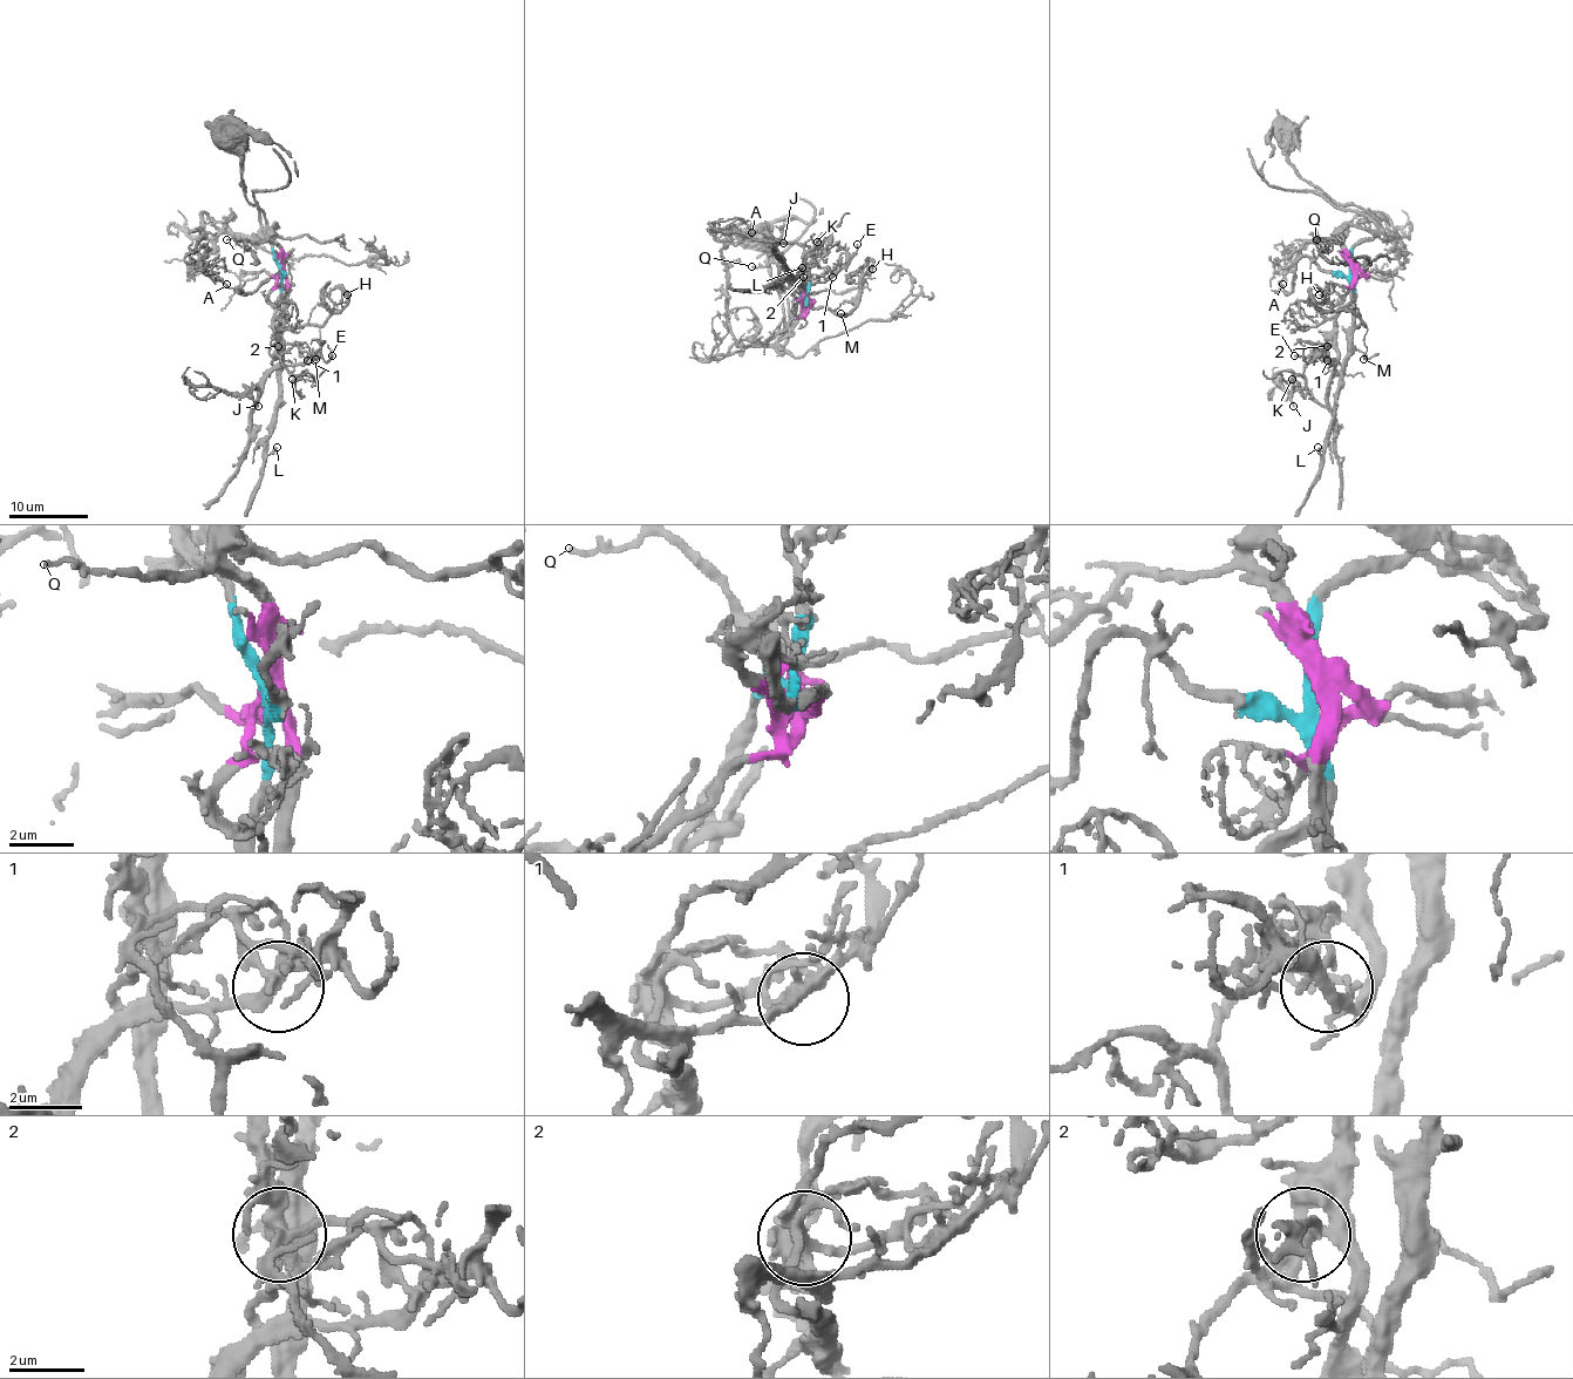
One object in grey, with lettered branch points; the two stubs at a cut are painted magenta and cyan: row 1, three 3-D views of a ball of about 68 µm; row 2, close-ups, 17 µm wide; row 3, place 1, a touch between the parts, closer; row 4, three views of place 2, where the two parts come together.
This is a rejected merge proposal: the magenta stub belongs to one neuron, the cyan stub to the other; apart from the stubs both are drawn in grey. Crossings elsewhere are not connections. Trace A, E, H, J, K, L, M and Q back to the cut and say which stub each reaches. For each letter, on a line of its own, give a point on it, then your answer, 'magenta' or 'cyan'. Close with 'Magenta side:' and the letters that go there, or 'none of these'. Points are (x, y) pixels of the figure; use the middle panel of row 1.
A: place (751, 232); cyan
E: place (857, 244); cyan
H: place (872, 269); magenta
J: place (783, 243); cyan
K: place (817, 242); cyan
L: place (802, 267); magenta
M: place (841, 313); magenta
Q: place (751, 266); magenta
Magenta side: H, L, M, Q

